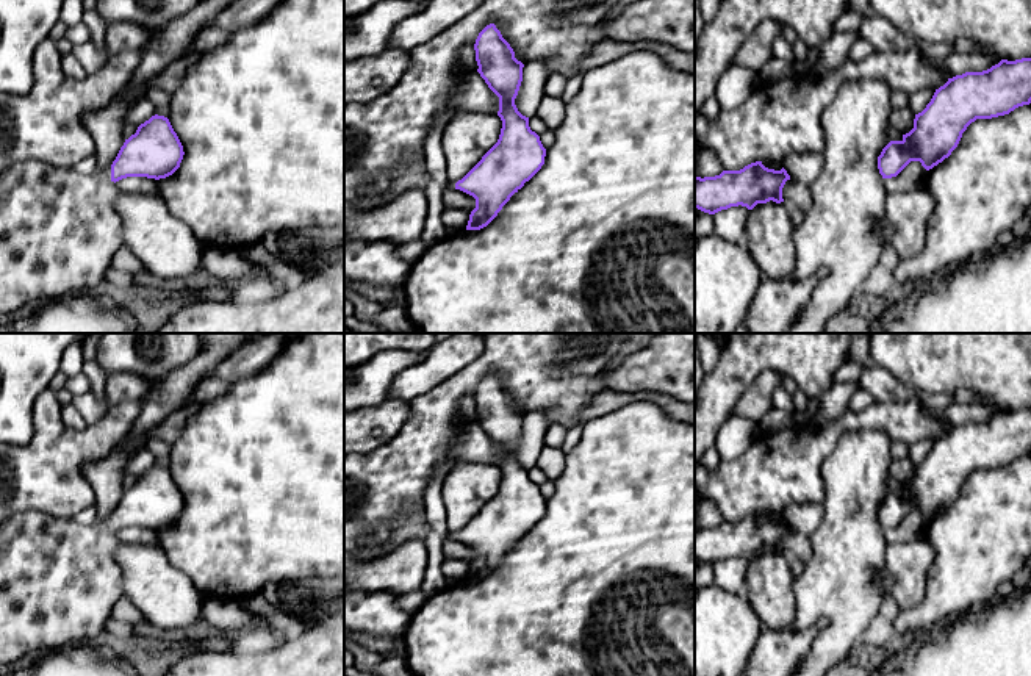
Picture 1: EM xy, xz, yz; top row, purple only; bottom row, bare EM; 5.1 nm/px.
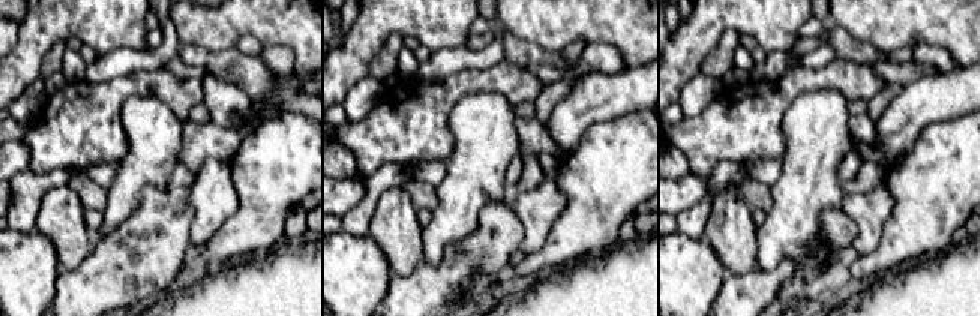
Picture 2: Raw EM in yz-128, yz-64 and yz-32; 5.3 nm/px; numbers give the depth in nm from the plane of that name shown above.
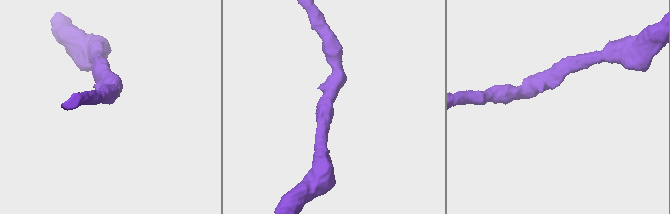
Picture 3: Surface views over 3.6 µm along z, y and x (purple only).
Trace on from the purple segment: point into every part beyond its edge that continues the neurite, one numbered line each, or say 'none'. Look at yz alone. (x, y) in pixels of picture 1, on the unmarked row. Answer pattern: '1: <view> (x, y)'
none

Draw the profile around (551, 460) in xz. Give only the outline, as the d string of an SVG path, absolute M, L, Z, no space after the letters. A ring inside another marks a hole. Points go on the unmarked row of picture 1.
M544 446L535 465L554 480L565 469L566 457L562 449Z

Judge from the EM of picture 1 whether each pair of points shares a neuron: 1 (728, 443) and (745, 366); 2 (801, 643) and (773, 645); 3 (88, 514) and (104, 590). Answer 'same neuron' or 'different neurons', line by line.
1: different neurons
2: same neuron
3: different neurons

